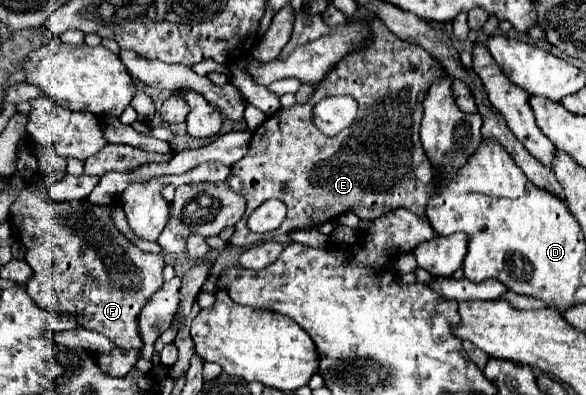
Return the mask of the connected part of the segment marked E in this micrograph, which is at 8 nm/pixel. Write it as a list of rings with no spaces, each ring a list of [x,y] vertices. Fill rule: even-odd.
[[[368,18],[372,22],[372,30],[376,30],[376,42],[368,46],[368,50],[362,50],[360,54],[350,54],[344,58],[344,62],[338,62],[322,82],[322,86],[316,88],[316,94],[312,96],[310,102],[306,104],[294,104],[290,110],[276,112],[272,118],[268,118],[252,136],[250,150],[248,154],[238,160],[232,166],[232,174],[228,176],[228,186],[244,194],[248,198],[248,210],[244,218],[236,224],[236,232],[230,238],[232,246],[244,246],[250,248],[262,240],[272,240],[276,236],[288,234],[294,228],[312,228],[324,222],[330,222],[332,218],[340,216],[342,212],[356,212],[360,220],[376,220],[388,210],[396,208],[406,208],[414,214],[424,216],[424,202],[434,194],[432,186],[432,164],[426,158],[420,142],[420,120],[422,120],[422,100],[428,90],[428,86],[444,76],[444,70],[440,64],[420,46],[410,44],[394,36],[378,18]],[[338,94],[348,94],[358,102],[358,116],[356,120],[344,128],[336,136],[326,136],[322,134],[316,124],[314,124],[314,106],[328,98],[328,96],[338,96]],[[266,198],[278,198],[288,206],[286,220],[282,222],[280,228],[266,232],[266,234],[254,234],[248,228],[248,216],[262,204]]]

